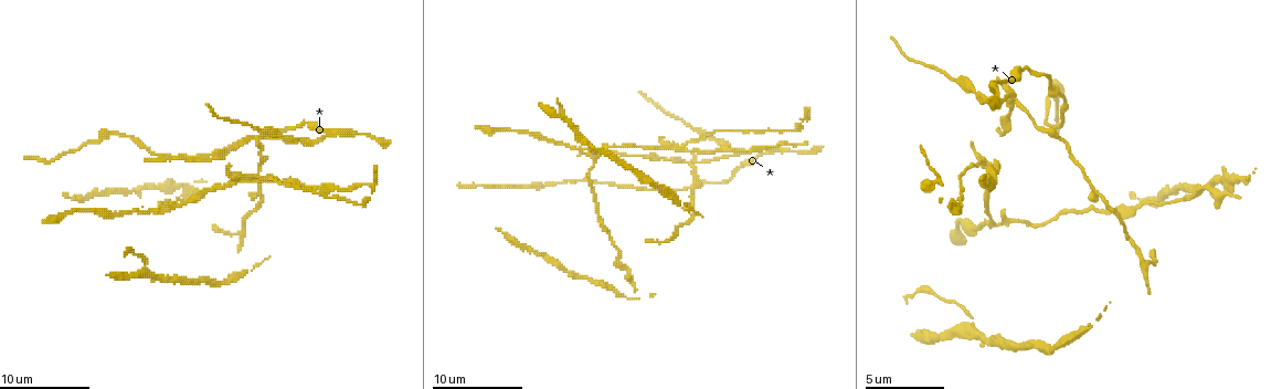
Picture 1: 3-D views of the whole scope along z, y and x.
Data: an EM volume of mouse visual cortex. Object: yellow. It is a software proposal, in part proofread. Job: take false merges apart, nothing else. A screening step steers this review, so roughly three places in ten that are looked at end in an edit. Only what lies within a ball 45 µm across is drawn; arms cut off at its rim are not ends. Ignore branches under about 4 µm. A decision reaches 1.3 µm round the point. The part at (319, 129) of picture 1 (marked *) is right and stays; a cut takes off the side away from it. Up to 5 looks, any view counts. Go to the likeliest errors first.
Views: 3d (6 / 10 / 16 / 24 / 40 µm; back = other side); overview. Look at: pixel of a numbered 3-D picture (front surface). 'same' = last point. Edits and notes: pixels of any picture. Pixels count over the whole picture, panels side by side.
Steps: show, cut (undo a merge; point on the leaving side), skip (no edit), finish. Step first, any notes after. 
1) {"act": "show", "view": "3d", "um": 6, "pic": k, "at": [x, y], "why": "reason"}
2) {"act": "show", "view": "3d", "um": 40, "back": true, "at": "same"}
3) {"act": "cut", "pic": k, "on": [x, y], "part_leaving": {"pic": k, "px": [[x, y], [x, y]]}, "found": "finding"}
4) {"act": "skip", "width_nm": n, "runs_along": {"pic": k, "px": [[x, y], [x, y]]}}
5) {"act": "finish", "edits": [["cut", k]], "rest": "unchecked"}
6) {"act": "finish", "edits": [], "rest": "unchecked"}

{"act": "show", "view": "3d", "um": 10, "pic": 1, "at": [258, 139], "why": "four or more arms meet"}

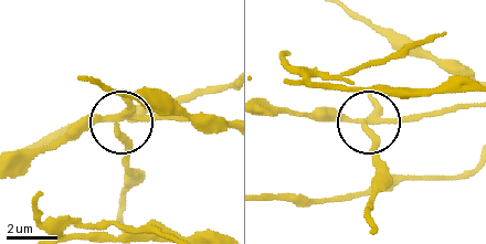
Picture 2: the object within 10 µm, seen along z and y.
{"act": "cut", "pic": 2, "on": [125, 156], "width_nm": 220, "found": "two neurons meet here"}

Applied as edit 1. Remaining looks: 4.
{"act": "show", "view": "overview"}

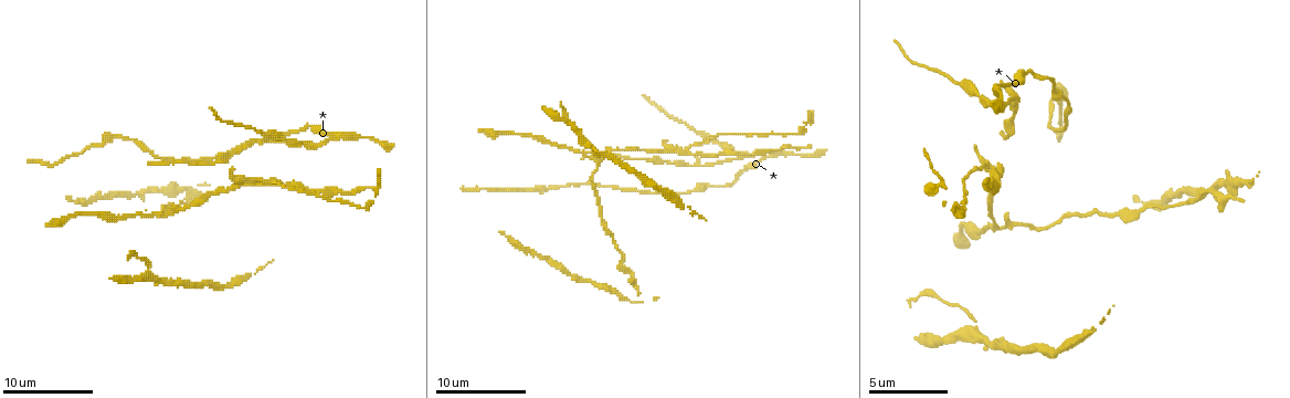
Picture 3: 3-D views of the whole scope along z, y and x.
{"act": "show", "view": "3d", "um": 16, "pic": 3, "at": [242, 182], "why": "four arms meet"}

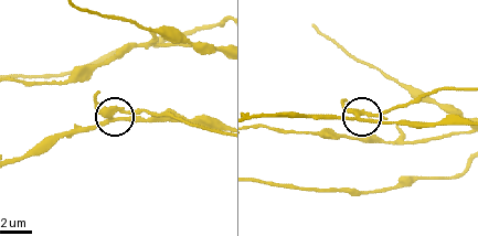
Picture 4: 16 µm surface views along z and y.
{"act": "show", "view": "3d", "um": 6, "pic": 4, "at": [358, 120]}

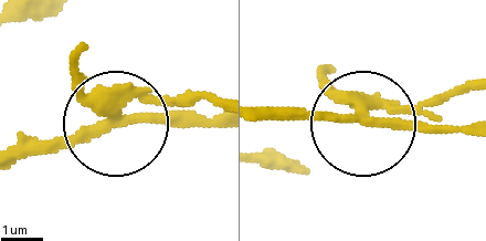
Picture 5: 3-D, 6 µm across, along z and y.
{"act": "cut", "pic": 5, "on": [178, 105], "part_leaving": {"pic": 5, "px": [[115, 113], [217, 102]]}, "found": "two neurons meet here"}

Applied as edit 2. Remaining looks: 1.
{"act": "show", "view": "3d", "um": 10, "pic": 3, "at": [593, 159], "why": "four-way junction"}

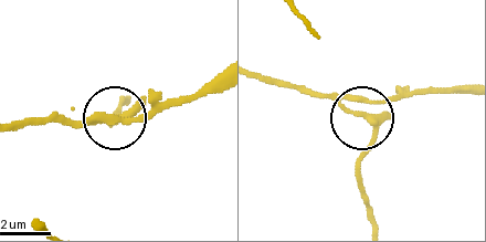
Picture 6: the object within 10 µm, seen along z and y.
{"act": "cut", "pic": 6, "on": [370, 118], "found": "a second neuron is stuck on"}

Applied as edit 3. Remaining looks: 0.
{"act": "finish", "edits": [["cut", 2], ["cut", 5], ["cut", 6]], "rest": "unchecked"}

